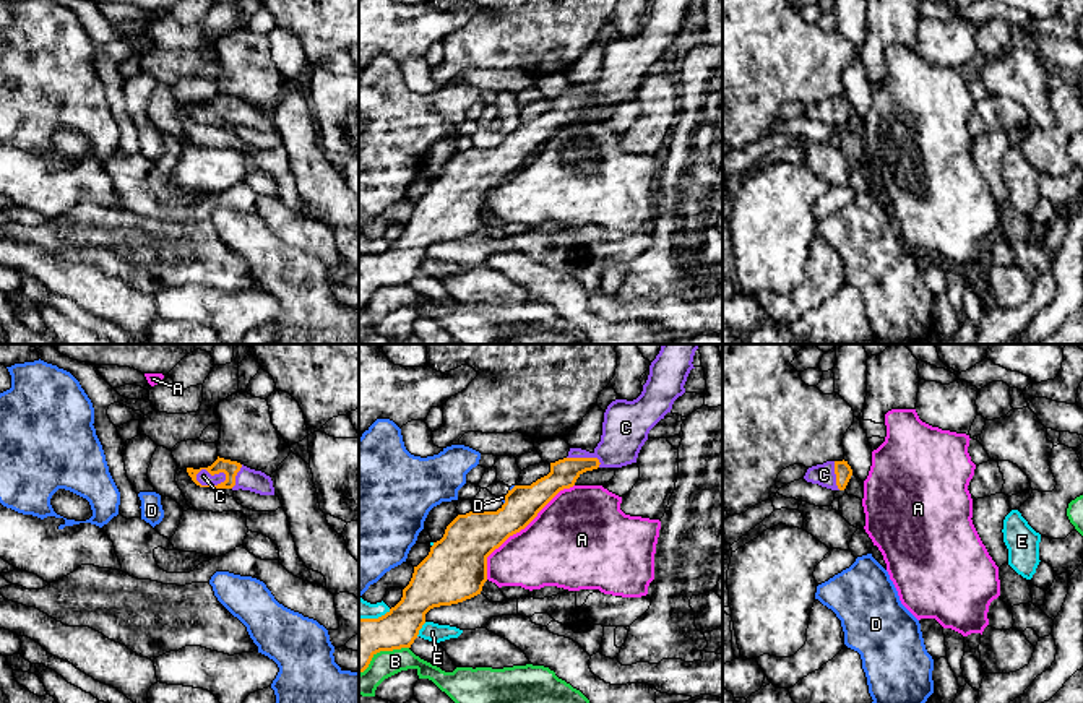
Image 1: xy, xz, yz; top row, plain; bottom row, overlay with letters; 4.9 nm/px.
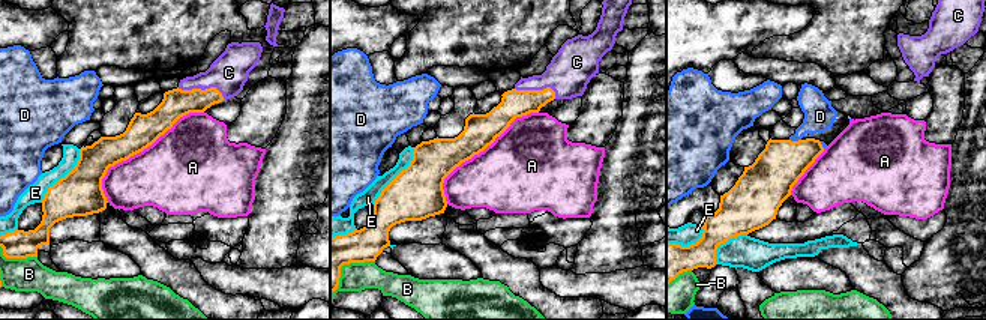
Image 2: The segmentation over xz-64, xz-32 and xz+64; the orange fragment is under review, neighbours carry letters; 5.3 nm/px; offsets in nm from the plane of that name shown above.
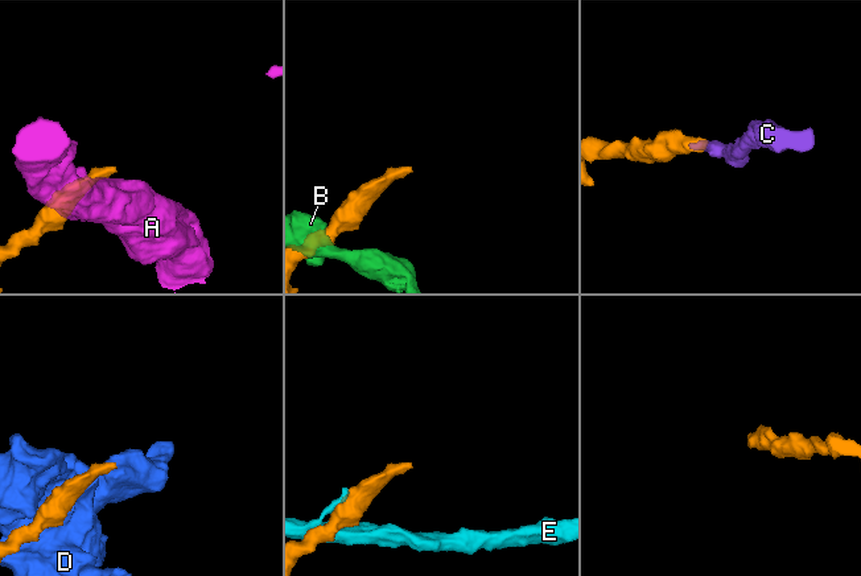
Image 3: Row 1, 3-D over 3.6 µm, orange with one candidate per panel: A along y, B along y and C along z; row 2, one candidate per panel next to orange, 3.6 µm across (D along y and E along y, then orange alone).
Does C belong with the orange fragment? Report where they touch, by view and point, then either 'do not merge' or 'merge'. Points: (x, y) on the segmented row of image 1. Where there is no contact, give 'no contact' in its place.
xy (210, 484) | merge

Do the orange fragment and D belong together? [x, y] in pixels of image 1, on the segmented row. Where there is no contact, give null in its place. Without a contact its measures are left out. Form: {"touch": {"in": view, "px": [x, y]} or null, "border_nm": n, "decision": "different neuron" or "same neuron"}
{"touch": {"in": "xz", "px": [505, 500]}, "border_nm": 50, "decision": "different neuron"}

